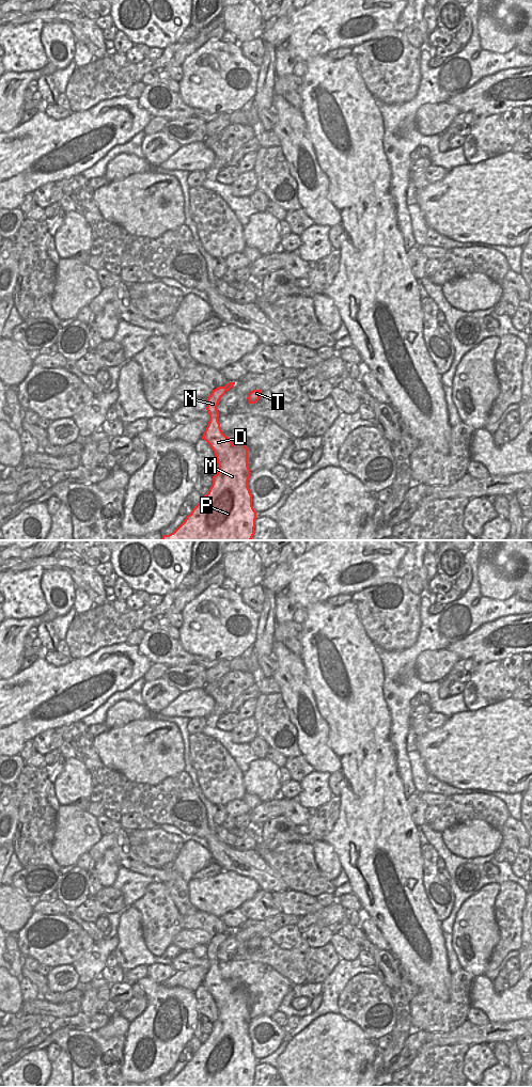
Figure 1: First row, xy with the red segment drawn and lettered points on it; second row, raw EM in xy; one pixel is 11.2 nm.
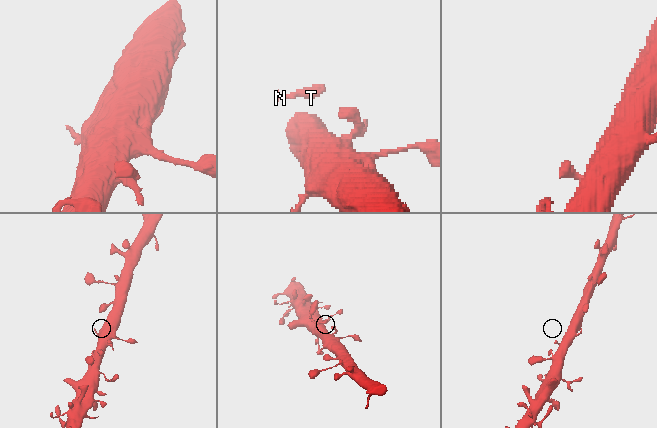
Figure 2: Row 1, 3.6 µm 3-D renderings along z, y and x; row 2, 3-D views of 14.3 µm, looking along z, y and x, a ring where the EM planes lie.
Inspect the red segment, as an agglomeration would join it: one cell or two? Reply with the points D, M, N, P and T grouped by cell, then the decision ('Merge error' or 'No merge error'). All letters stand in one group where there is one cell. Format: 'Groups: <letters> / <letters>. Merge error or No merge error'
Groups: D M N P T. No merge error

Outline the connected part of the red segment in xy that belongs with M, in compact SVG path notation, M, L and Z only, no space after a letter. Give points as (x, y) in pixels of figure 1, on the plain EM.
M235 929L213 936L207 945L208 972L202 982L217 1006L218 1019L206 1042L185 1068L161 1087L251 1087L254 1082L256 1058L248 1034L250 1015L248 994L233 990L220 974L217 952Z

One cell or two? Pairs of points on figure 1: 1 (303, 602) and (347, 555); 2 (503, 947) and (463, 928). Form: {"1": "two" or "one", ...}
{"1": "one", "2": "two"}

